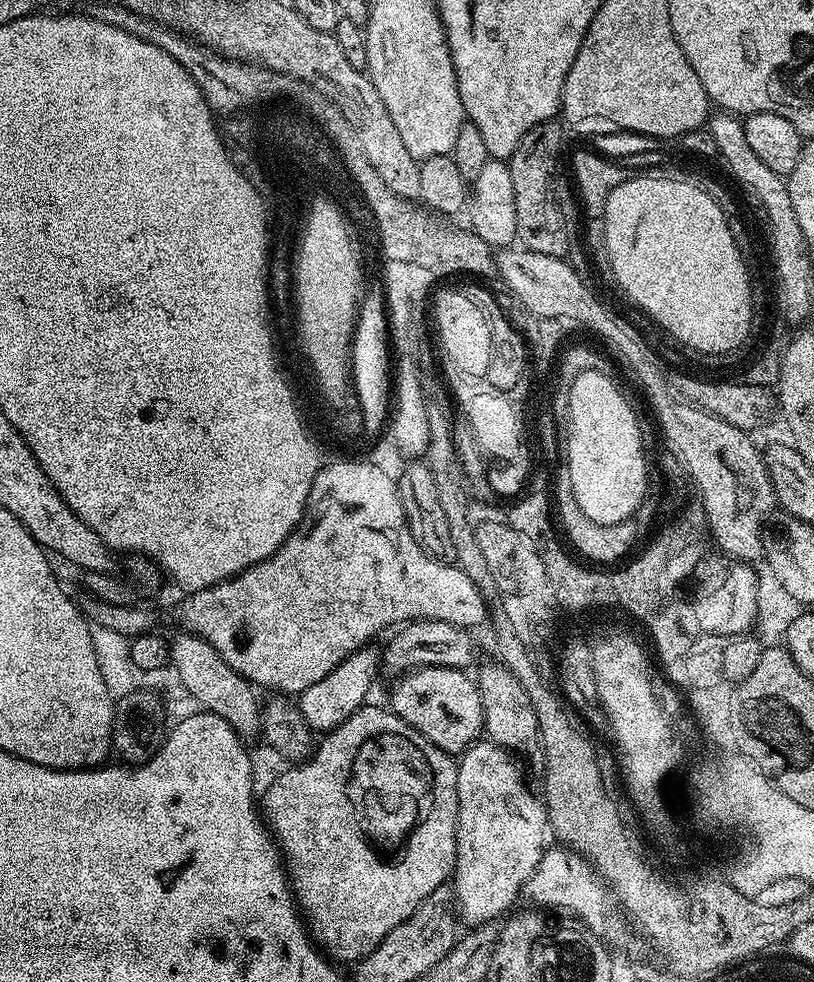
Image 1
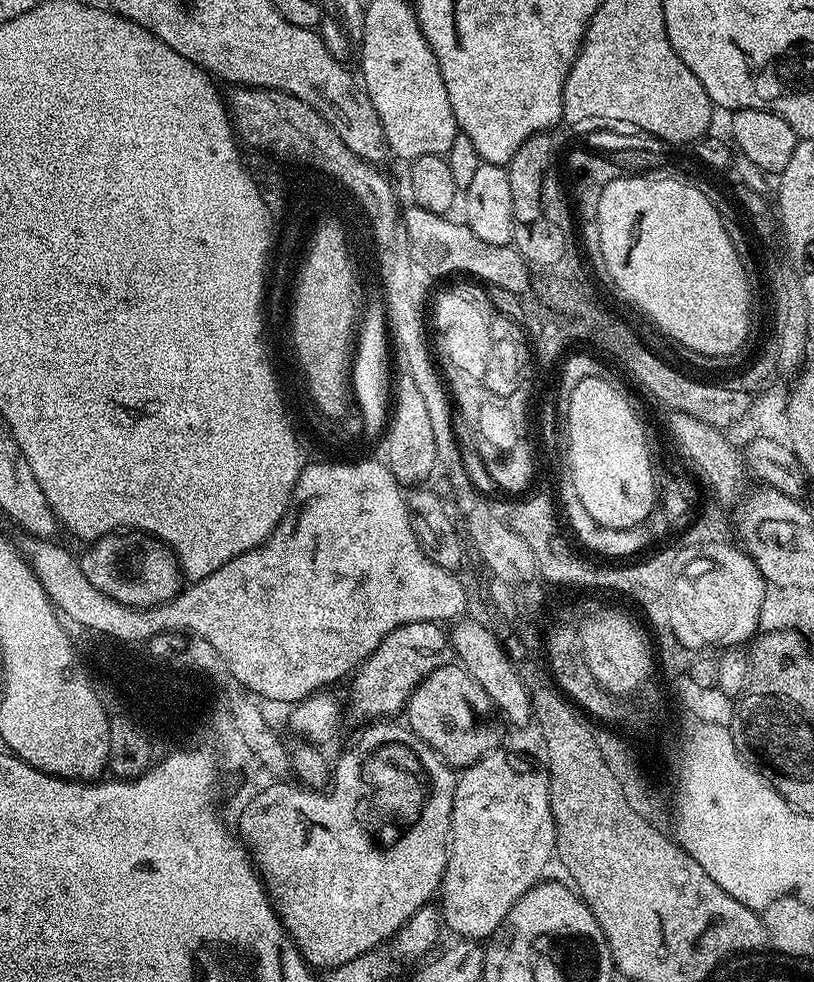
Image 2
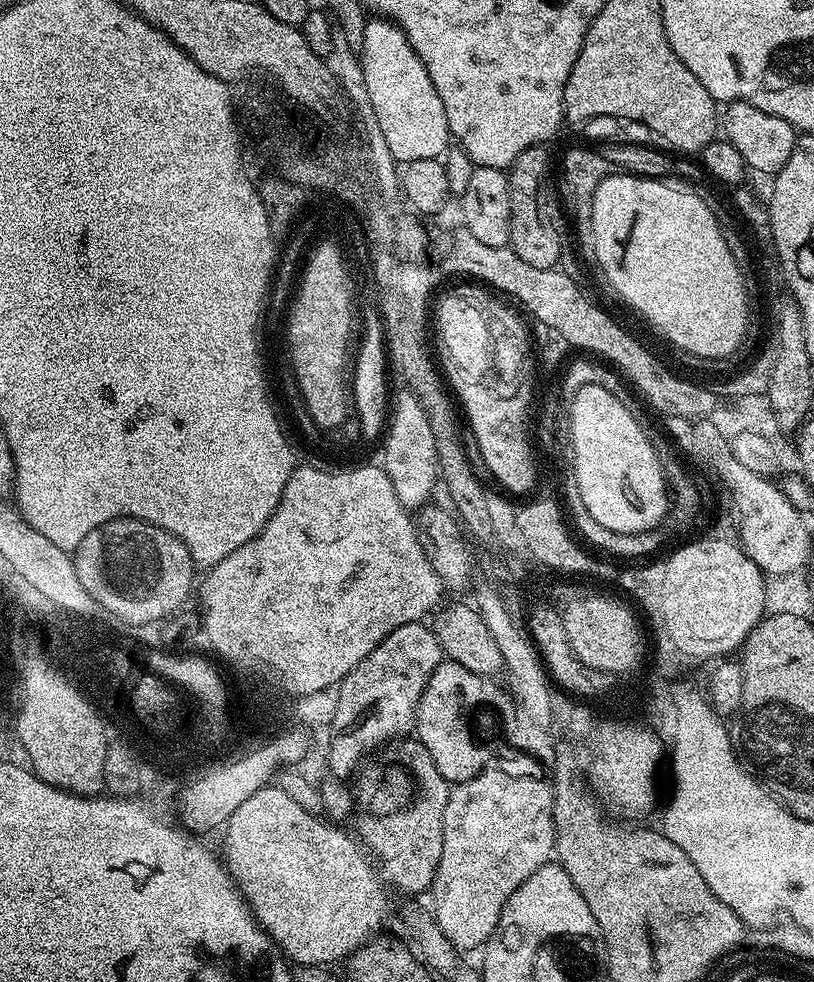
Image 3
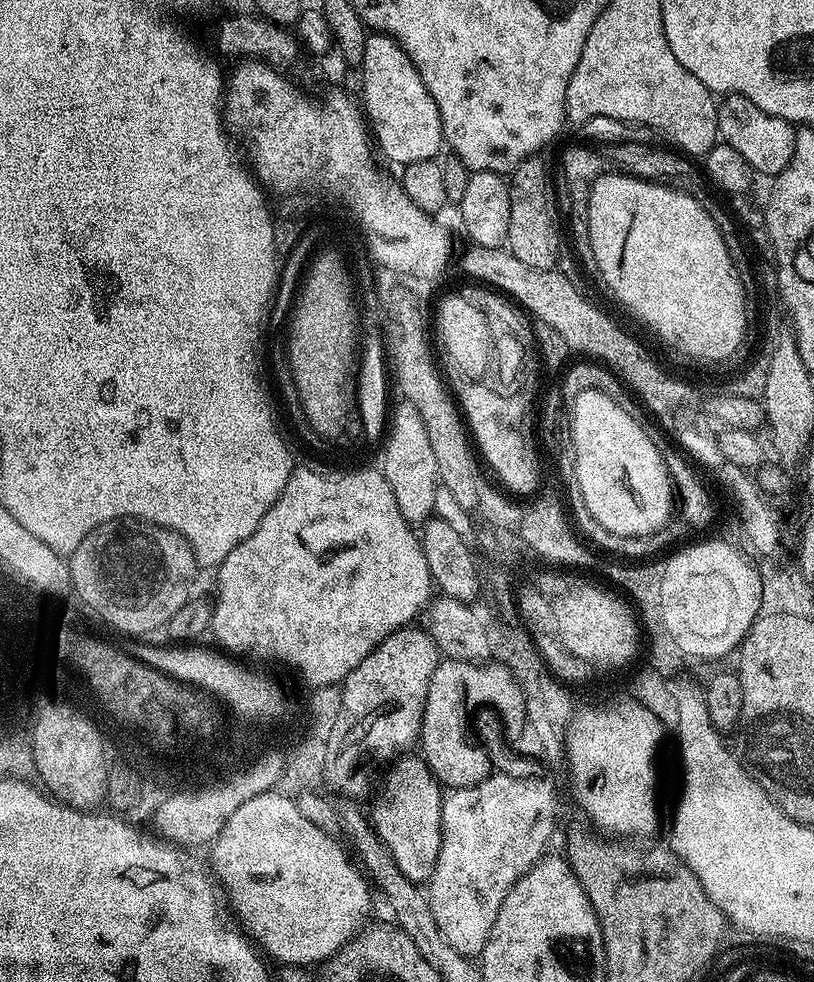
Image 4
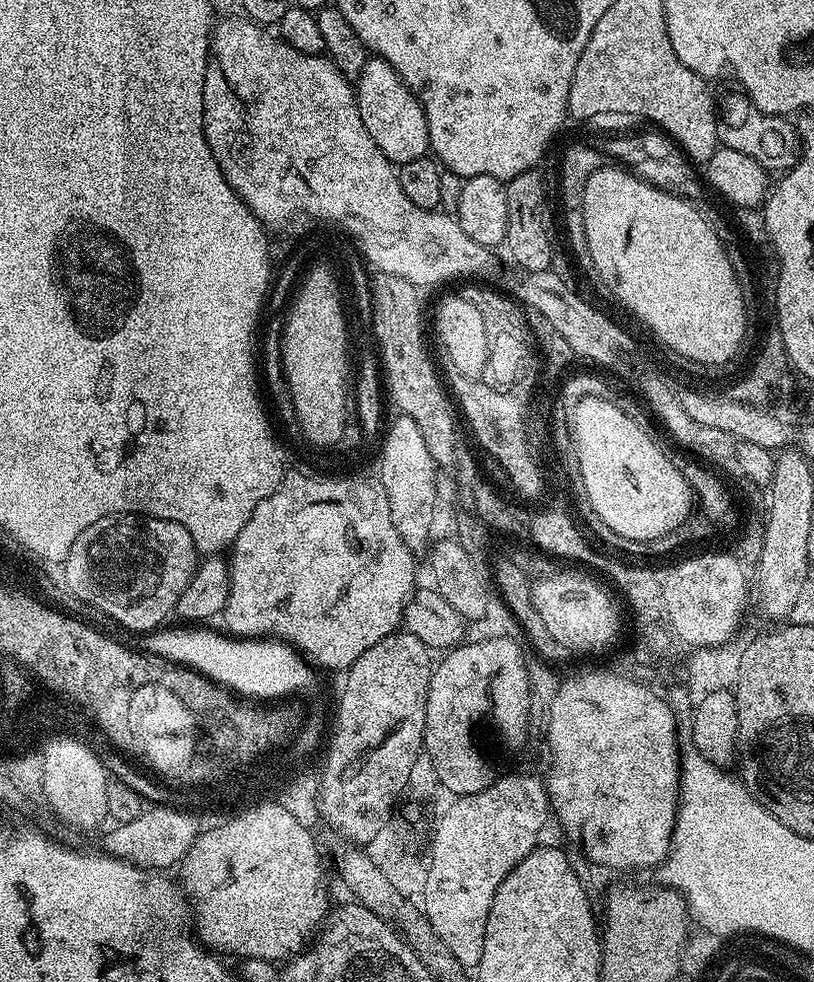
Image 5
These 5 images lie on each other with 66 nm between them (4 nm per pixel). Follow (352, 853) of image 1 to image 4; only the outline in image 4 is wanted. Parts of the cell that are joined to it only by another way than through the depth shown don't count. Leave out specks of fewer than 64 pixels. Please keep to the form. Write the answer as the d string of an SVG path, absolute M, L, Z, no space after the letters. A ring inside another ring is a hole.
M416 754L405 755L399 759L392 767L392 773L388 776L388 781L384 784L384 789L380 792L380 801L370 810L370 820L375 827L375 832L380 836L388 847L391 848L393 857L396 860L400 871L411 873L411 868L420 868L431 865L440 849L440 823L442 822L442 788L432 771L428 769L428 764L423 758ZM279 791L266 792L252 797L251 803L239 806L238 810L235 810L234 814L230 815L230 820L226 822L226 826L222 827L221 832L212 841L210 857L214 860L214 874L216 875L219 887L222 889L223 895L224 892L228 895L228 900L232 903L232 912L236 915L237 922L241 924L239 927L242 929L243 935L265 957L273 956L277 960L276 964L280 966L305 966L304 964L316 964L315 966L320 966L333 953L337 952L341 945L348 943L352 936L355 935L358 928L356 919L359 918L360 911L368 904L368 888L370 890L370 884L363 875L360 877L355 872L343 850L335 844L334 841L336 840L331 835L324 833L318 826L314 826L313 822L307 819L301 813L297 801L292 796L290 798L284 795Z

